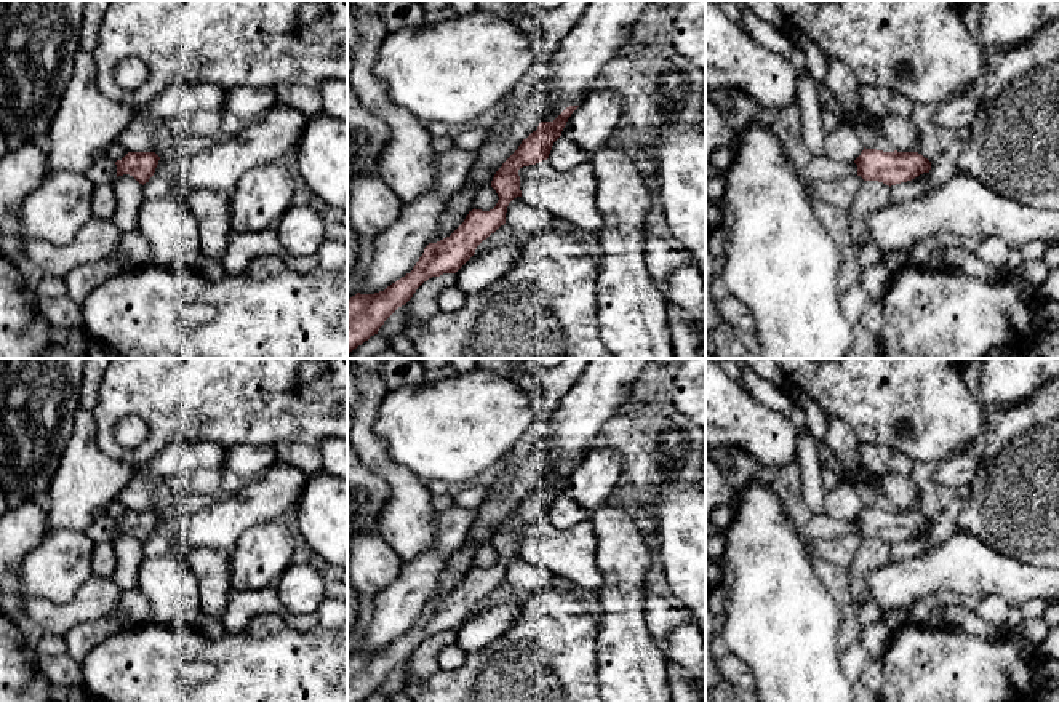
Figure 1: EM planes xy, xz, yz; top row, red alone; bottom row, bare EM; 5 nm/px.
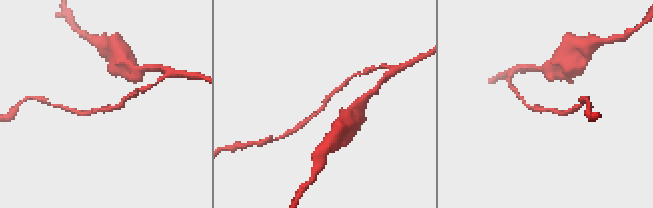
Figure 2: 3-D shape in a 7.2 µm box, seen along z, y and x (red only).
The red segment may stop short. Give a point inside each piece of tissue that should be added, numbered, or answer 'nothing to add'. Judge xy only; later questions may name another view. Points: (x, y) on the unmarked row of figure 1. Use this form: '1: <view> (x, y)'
nothing to add

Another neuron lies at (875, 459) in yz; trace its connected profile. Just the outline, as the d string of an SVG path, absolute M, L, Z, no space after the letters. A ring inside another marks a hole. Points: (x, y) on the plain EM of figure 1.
M861 443L859 465L870 477L885 473L910 477L915 461L885 445Z

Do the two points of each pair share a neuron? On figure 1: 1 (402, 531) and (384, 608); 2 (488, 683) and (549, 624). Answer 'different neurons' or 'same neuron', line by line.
1: different neurons
2: same neuron

